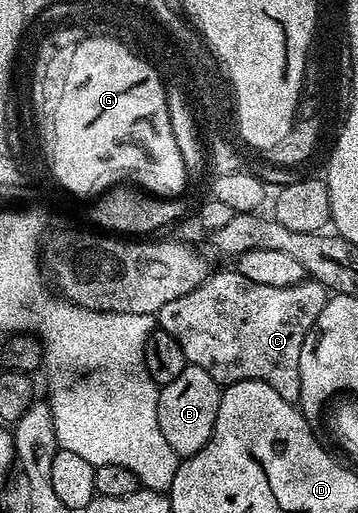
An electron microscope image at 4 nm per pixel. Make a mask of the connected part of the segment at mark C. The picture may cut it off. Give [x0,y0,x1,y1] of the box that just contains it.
[156,269,328,404]

